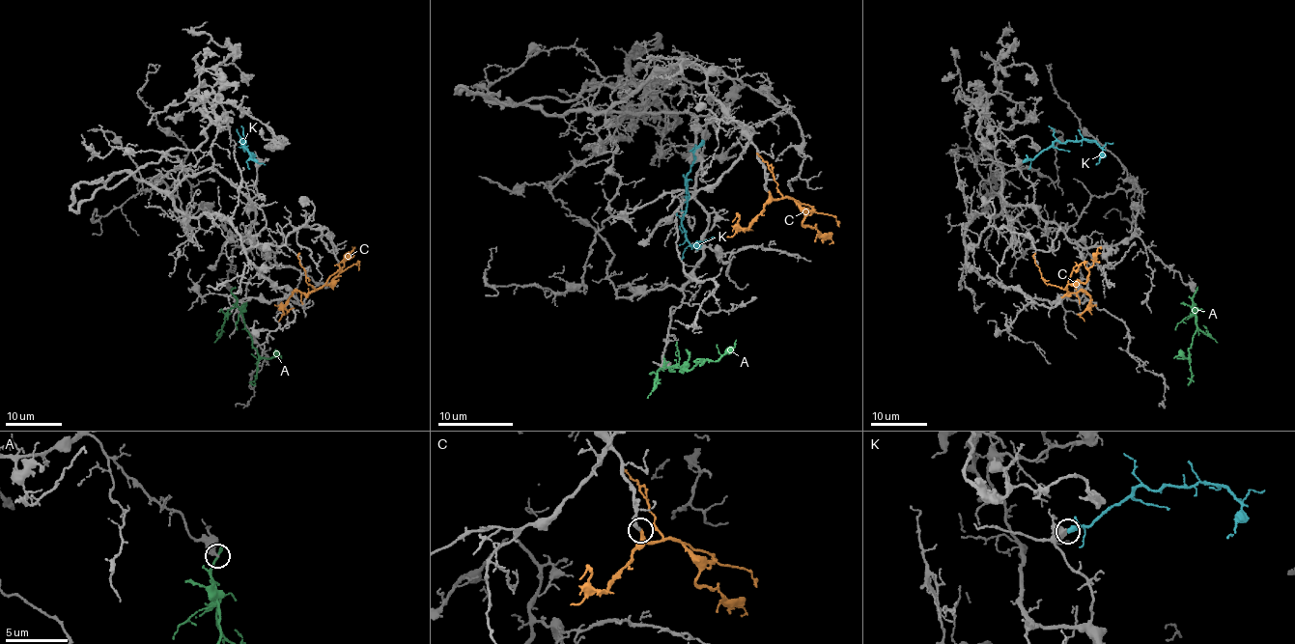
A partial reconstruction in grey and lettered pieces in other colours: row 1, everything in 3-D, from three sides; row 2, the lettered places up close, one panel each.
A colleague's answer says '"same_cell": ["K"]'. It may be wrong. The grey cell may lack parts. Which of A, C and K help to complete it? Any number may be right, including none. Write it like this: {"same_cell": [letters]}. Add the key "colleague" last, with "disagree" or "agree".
{"same_cell": ["C"], "colleague": "disagree"}

